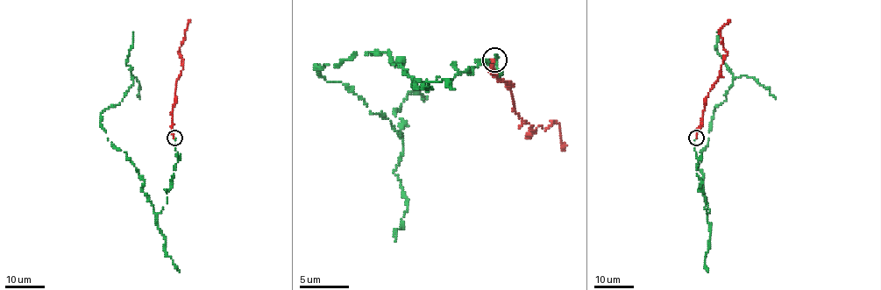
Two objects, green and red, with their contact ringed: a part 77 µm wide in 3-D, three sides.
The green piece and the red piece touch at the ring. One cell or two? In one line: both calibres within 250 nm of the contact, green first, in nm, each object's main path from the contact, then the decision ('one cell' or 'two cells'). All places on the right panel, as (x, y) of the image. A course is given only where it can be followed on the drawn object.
170 nm thick on the green side, 240 nm on the other; green runs (696, 137), (707, 215), (699, 167), (714, 107), (734, 77), (742, 75), (752, 76), (775, 98); red runs (696, 137), (707, 93), (717, 81), (727, 55), (719, 29), (730, 19); one cell

